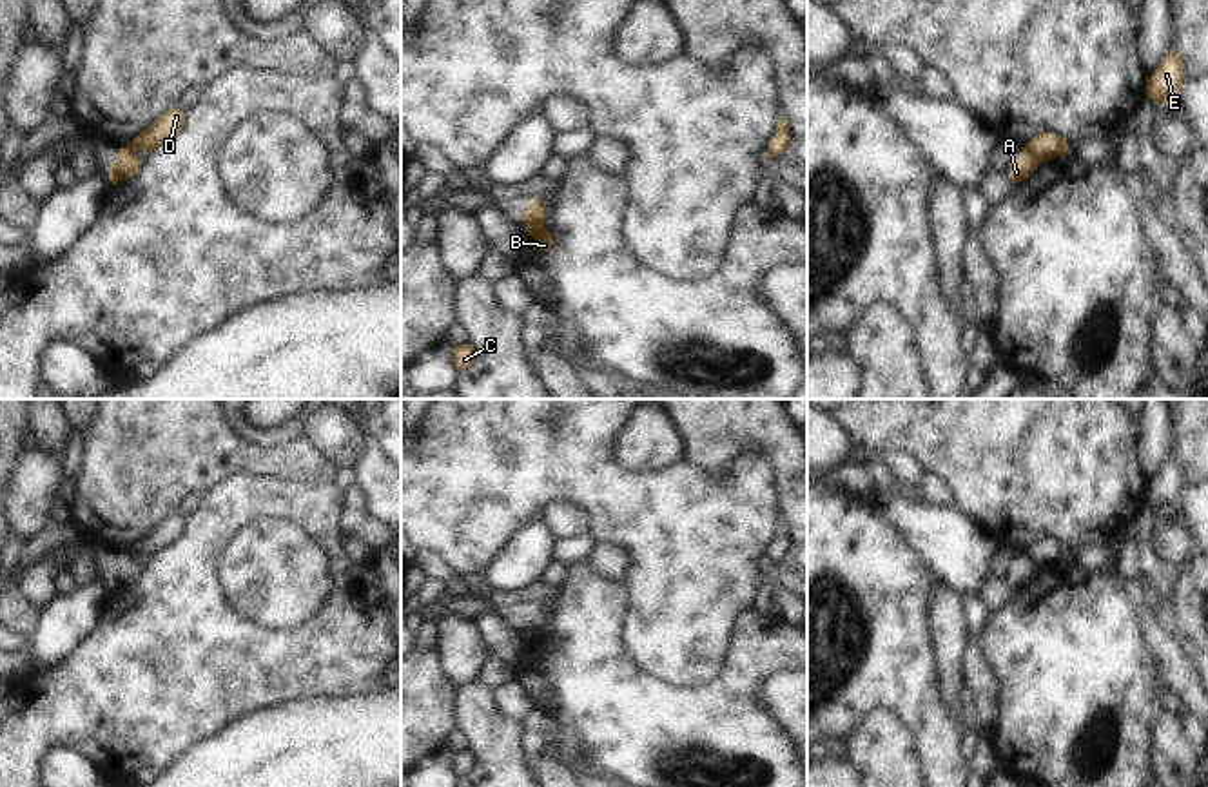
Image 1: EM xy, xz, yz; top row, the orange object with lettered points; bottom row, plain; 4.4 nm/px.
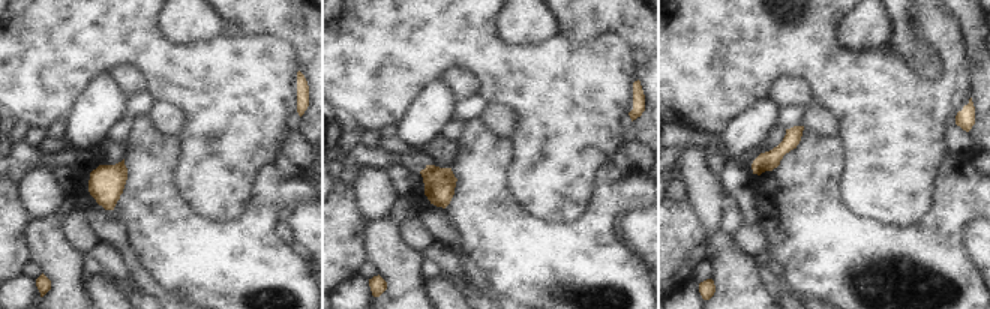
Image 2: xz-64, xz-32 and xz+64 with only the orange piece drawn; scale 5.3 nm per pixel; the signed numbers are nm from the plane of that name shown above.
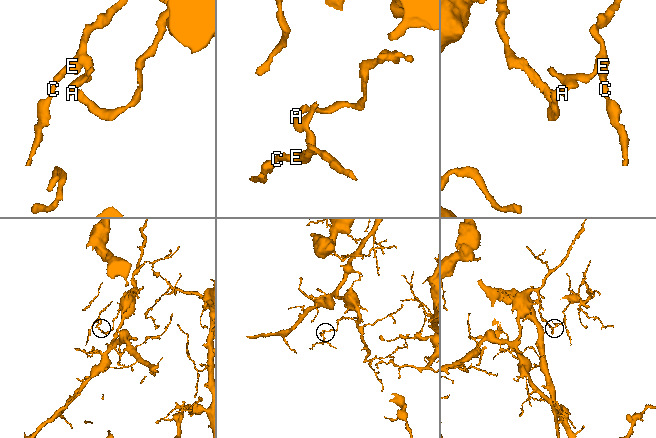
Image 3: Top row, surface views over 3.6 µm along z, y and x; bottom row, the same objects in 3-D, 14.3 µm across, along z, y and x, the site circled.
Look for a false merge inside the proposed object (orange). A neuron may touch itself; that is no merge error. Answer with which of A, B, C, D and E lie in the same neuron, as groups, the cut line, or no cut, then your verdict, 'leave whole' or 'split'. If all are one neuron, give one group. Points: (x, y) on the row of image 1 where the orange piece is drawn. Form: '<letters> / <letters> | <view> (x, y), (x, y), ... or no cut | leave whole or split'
A / B C D E | xz (526, 209), (543, 220) | split

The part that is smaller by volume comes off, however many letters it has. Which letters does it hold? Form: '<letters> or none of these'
B, C, D, E

